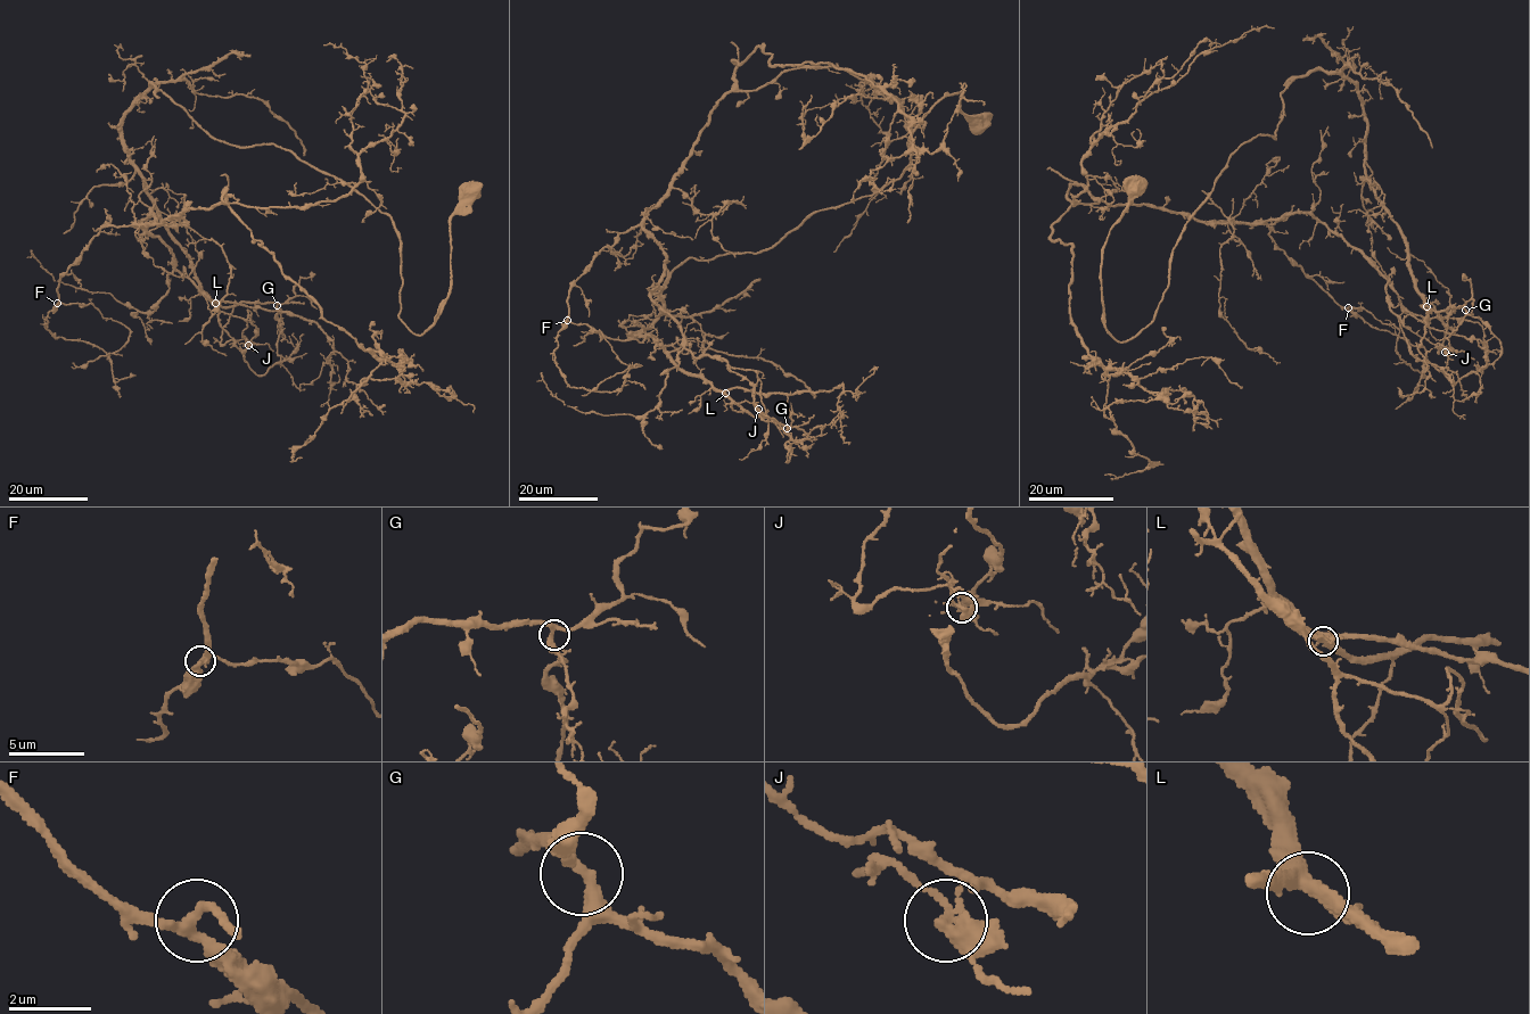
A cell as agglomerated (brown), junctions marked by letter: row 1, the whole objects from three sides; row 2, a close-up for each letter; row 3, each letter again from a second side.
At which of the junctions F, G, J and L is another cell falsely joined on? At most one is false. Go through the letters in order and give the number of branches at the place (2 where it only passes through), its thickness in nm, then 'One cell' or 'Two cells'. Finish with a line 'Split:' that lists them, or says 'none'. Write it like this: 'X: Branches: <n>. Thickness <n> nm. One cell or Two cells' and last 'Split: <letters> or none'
F: Branches: 3. Thickness 280 nm. One cell
G: Branches: 3. Thickness 300 nm. One cell
J: Branches: 3. Thickness 300 nm. Two cells
L: Branches: 3. Thickness 400 nm. One cell
Split: J

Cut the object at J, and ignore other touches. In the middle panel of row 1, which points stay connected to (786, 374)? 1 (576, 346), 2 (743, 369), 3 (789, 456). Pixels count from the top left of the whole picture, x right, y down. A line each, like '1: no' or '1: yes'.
1: yes
2: no
3: yes

